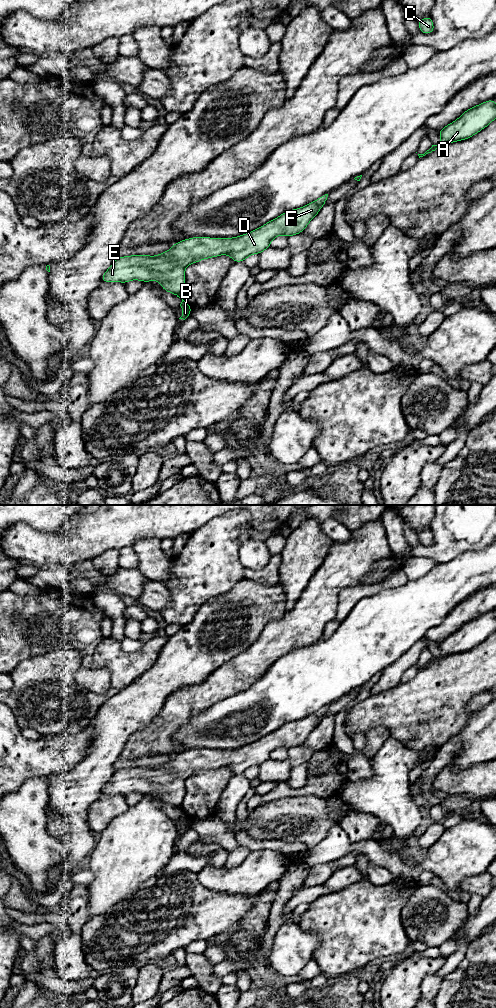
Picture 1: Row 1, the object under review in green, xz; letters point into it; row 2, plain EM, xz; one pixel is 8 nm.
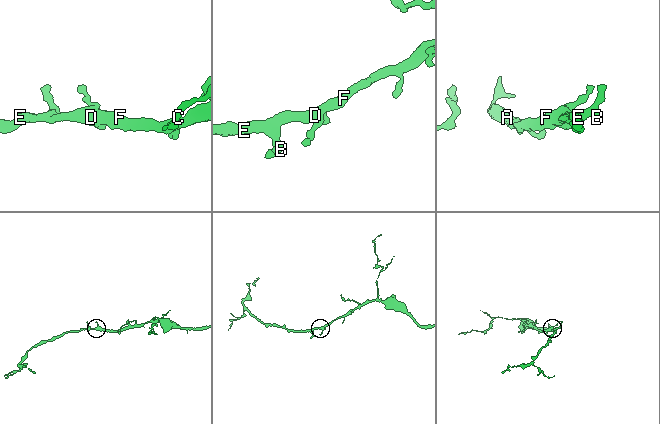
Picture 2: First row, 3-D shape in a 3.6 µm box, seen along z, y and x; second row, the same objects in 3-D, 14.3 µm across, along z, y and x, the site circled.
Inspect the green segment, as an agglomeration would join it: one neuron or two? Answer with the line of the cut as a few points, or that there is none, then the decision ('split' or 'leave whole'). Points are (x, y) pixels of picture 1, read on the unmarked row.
no cut; leave whole

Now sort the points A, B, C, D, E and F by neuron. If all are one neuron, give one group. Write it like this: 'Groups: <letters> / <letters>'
Groups: A B C D E F

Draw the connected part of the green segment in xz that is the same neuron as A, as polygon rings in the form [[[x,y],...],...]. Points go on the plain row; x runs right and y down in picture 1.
[[[488,612],[466,622],[454,634],[451,634],[439,643],[440,655],[432,657],[424,666],[418,666],[419,670],[435,663],[442,657],[462,653],[479,645],[496,631],[496,615]]]

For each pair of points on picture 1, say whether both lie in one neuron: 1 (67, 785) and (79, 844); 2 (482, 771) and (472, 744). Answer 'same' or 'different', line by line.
1: same
2: different

